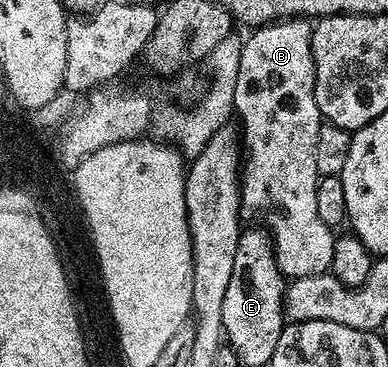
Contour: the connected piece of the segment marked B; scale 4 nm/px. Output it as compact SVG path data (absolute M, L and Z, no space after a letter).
M280 19L269 25L258 26L254 30L255 33L251 38L243 41L243 50L241 51L241 67L237 71L237 87L235 88L235 105L243 105L243 109L255 109L255 113L247 113L247 117L255 117L255 129L271 129L271 125L259 125L259 121L267 121L267 117L271 117L271 113L267 113L267 101L275 101L275 105L279 105L279 109L283 109L283 105L287 105L287 109L291 109L291 165L283 165L283 161L271 161L271 165L249 165L245 161L241 165L241 180L239 182L239 211L244 218L247 217L253 221L251 223L259 223L255 221L264 221L266 228L269 230L274 240L274 250L276 262L284 278L294 279L297 277L308 277L309 275L317 275L330 270L331 260L333 259L334 243L336 234L333 232L332 226L326 225L321 220L321 215L317 215L317 187L315 182L319 180L320 175L317 169L317 137L318 132L324 123L323 116L319 114L317 107L317 99L315 98L315 64L313 63L313 51L311 50L311 30L312 22L307 19Z

